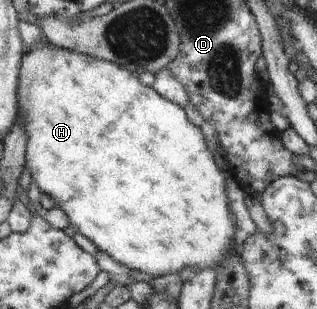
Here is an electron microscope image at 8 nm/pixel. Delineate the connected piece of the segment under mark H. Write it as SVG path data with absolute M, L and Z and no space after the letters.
M50 41L43 46L35 46L25 51L18 95L19 112L22 113L23 120L25 120L25 132L28 136L26 168L32 177L32 182L36 184L41 193L50 194L53 200L57 201L58 208L64 211L69 223L76 228L77 232L92 241L99 251L105 252L130 269L146 272L151 276L163 277L173 274L173 272L181 272L185 268L215 269L215 266L223 264L223 260L227 259L227 254L238 250L238 237L242 233L229 208L229 194L227 194L227 186L225 186L227 180L225 180L224 170L217 166L201 128L195 126L187 118L182 106L167 100L152 86L145 86L138 76L127 70L125 66L61 48Z

